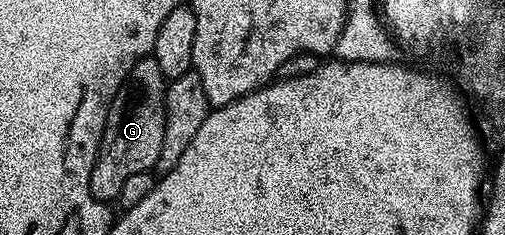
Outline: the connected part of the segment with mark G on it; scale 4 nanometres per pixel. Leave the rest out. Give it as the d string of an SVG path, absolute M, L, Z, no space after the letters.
M148 56L131 69L123 82L123 89L115 95L107 124L102 129L103 143L99 146L91 173L91 195L100 202L114 203L127 177L136 172L155 170L161 156L161 143L165 141L168 81L155 57Z

